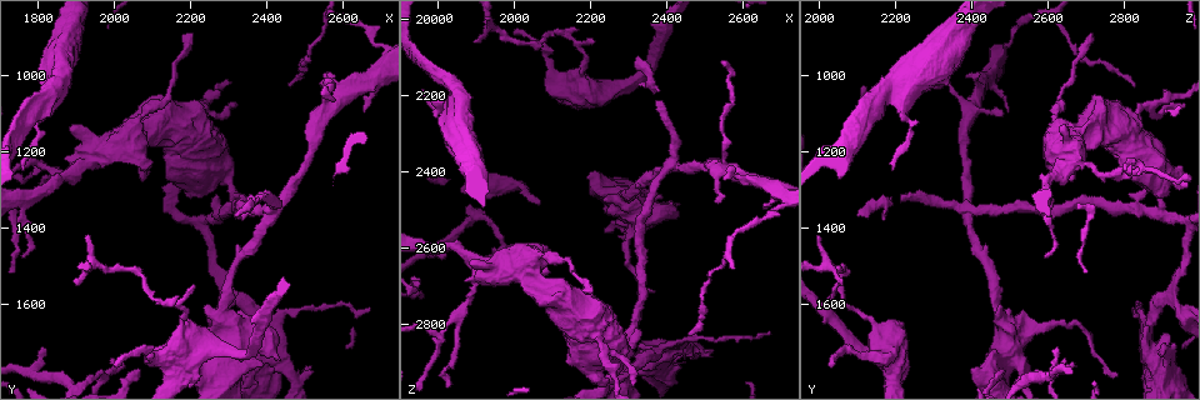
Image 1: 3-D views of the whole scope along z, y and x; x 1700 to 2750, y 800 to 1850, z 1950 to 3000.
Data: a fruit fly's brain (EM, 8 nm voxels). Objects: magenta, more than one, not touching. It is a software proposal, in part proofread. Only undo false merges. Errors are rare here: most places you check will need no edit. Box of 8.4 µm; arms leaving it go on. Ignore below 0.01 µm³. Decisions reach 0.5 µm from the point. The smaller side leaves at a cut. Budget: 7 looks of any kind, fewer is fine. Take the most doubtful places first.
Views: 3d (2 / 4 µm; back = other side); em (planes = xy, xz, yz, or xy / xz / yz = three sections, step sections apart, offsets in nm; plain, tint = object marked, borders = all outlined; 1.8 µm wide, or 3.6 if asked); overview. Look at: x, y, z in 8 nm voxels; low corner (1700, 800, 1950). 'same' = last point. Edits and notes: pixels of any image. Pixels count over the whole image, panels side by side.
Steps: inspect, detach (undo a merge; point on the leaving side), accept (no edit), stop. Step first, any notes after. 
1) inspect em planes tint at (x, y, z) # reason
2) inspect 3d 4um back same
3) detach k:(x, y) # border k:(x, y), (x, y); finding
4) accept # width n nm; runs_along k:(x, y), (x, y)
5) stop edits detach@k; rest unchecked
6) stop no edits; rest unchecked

inspect 3d 4um back at (1845, 1250, 2780) # two arms at a narrow angle

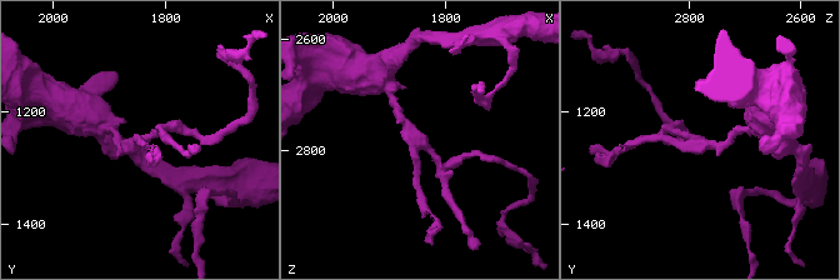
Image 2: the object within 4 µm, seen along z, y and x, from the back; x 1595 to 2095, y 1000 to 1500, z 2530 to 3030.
inspect em xz step 16 plain at (1845, 1250, 2785) # arms 4

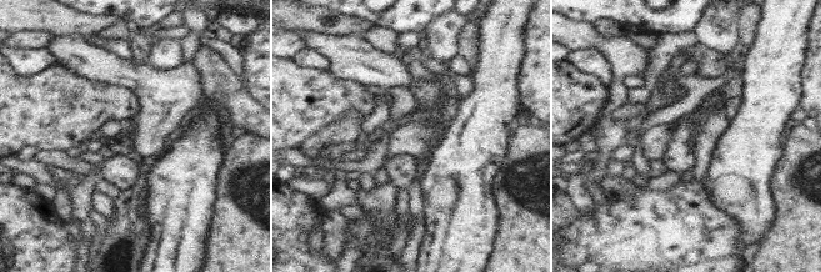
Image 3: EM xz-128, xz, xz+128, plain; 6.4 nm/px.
inspect em xz step 16 borders same # see the neighbours

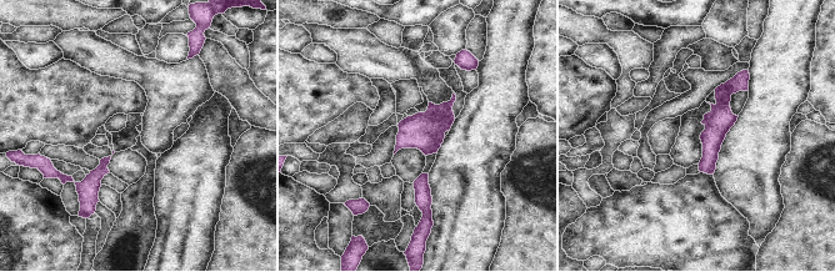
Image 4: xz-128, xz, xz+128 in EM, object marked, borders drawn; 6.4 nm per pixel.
accept # width 130 nm; runs_along 4:(740, 75), (723, 95), (703, 169); continuous, no second neuron

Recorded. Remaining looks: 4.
inspect em planes tint at (2385, 1350, 2410) # four-way junction

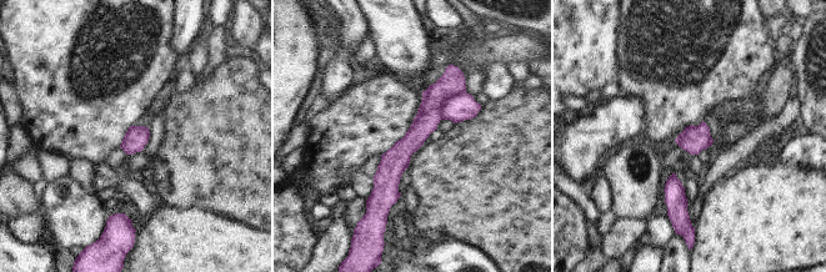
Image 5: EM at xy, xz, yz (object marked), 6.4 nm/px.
detach 5:(452, 80) # border 5:(465, 89), (441, 104), (441, 119); two neurons meet here

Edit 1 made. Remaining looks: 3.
inspect 3d 4um at (2050, 1180, 2635) # thin neck

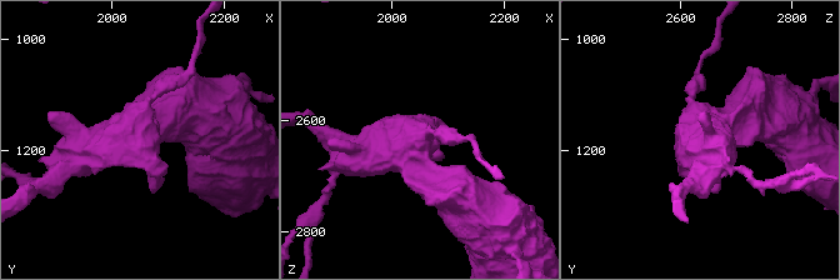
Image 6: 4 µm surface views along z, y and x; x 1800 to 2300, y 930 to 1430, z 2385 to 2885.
inspect em yz step 8 tint at (2055, 1175, 2630) # need the tissue

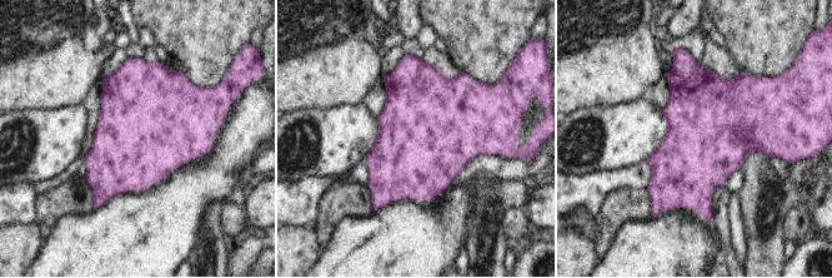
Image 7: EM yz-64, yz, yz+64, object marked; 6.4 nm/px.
inspect em planes borders same

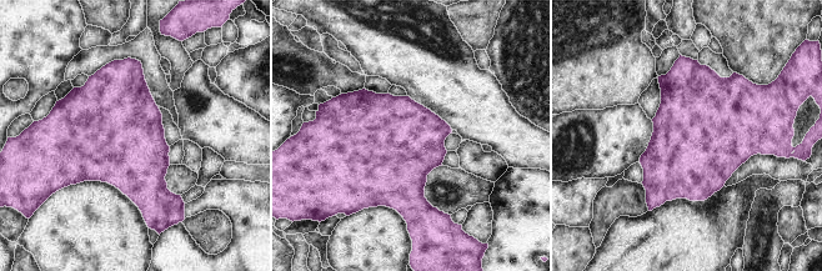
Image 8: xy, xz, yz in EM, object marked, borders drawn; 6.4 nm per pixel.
accept # one neuron here

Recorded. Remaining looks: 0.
stop edits detach@5; rest unchecked

